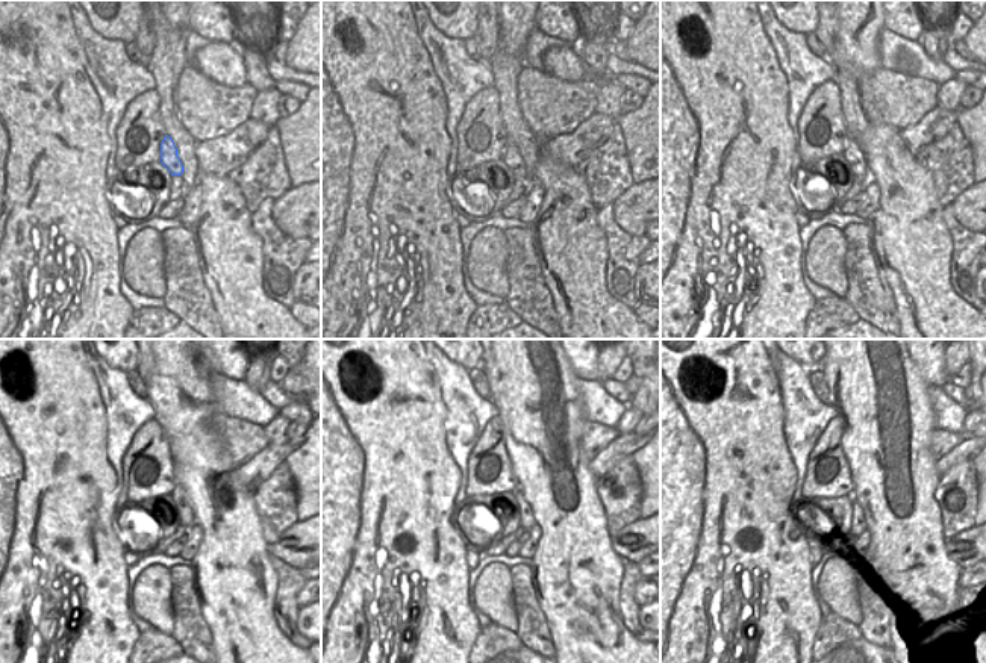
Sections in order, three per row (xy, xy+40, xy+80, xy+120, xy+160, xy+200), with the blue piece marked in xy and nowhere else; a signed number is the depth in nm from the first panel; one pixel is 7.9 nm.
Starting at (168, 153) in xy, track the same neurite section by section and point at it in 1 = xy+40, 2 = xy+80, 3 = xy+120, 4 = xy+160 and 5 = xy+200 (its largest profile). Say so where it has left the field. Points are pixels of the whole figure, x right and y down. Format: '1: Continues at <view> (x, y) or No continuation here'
1: Continues at xy+40 (512, 158)
2: Continues at xy+80 (853, 155)
3: Continues at xy+120 (187, 518)
4: Continues at xy+160 (526, 518)
5: Continues at xy+200 (859, 521).

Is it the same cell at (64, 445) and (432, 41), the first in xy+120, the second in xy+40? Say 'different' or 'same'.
different

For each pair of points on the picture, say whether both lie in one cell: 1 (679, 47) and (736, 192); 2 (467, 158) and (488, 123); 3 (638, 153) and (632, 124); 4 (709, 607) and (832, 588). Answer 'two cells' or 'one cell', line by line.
1: one cell
2: one cell
3: one cell
4: two cells

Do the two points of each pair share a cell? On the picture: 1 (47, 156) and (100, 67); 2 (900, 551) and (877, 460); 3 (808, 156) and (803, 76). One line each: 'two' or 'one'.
1: two
2: one
3: two

